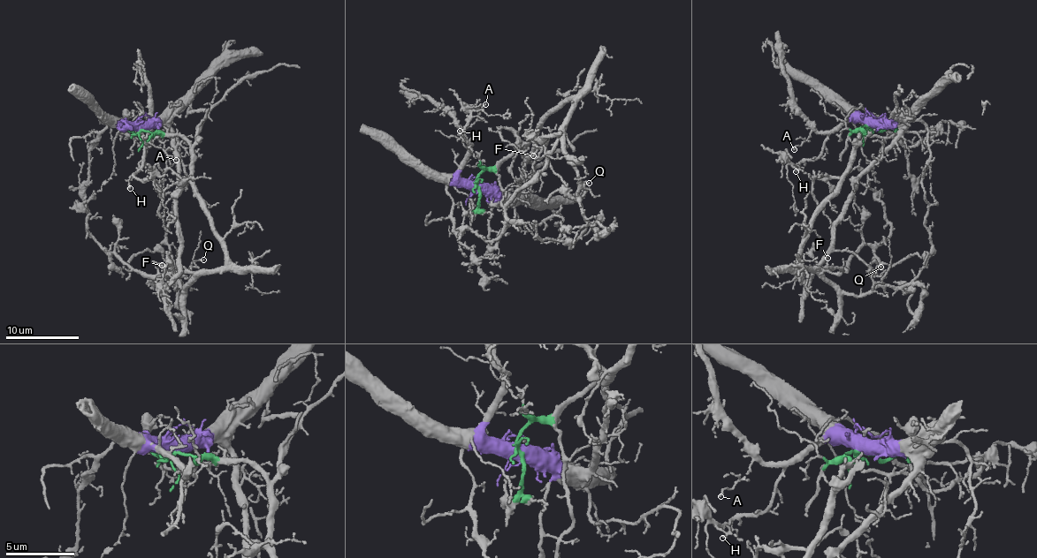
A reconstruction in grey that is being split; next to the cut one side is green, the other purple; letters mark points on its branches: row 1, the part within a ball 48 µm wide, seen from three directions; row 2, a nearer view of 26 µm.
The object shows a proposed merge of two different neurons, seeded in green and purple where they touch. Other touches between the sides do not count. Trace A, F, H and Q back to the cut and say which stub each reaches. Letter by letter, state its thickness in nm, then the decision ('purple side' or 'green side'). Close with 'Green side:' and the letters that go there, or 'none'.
A: 110 nm | purple side
F: 120 nm | purple side
H: 100 nm | purple side
Q: 110 nm | green side
Green side: Q

